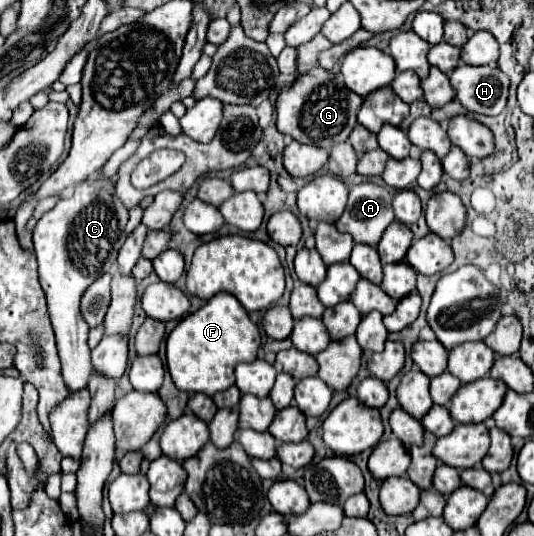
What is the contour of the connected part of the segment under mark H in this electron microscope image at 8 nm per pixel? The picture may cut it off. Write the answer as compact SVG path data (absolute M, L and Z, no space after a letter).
M458 65L450 73L450 83L456 89L456 99L472 113L482 113L482 115L498 115L506 107L508 99L508 85L510 79L498 69L490 65L482 67L472 67L472 65Z

